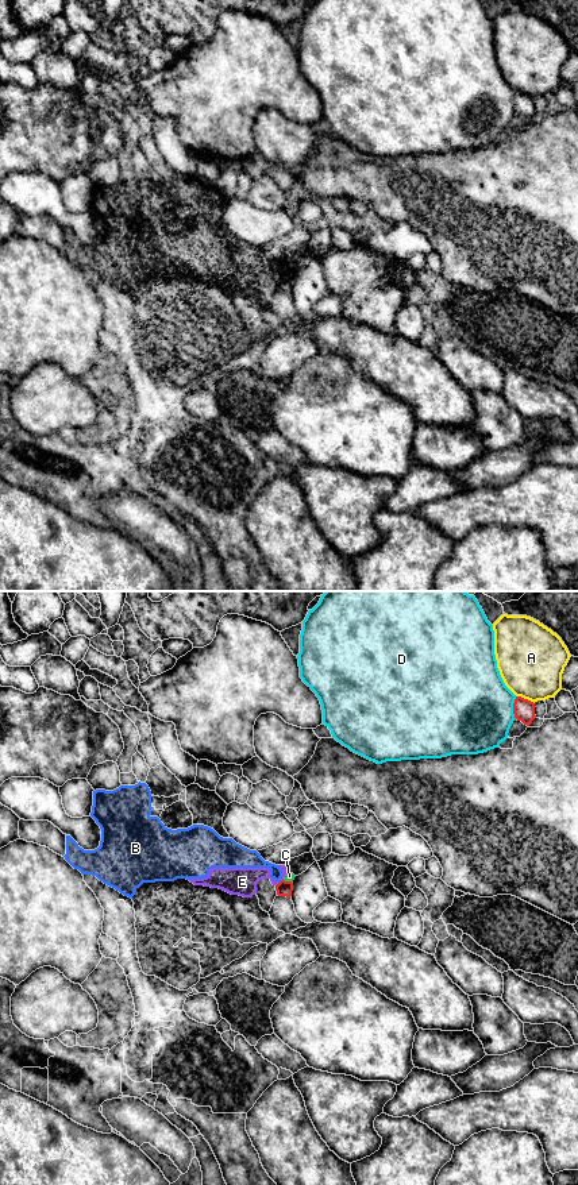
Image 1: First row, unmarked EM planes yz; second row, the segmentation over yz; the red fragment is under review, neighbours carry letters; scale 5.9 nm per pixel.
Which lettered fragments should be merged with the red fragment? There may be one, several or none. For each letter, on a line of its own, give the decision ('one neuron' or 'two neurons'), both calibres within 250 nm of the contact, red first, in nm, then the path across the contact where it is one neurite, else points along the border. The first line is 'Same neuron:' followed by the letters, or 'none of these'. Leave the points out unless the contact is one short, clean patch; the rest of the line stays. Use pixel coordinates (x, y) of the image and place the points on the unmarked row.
Same neuron: none of these
A: two neurons; 130 nm thick on the red side, 400 nm on the other
B: two neurons; 100 nm thick on the red side, 110 nm on the other; border along yz (281, 276), (278, 278)
C: two neurons; 100 nm thick on the red side, 50 nm on the other; border along yz (284, 274), (292, 278)
D: two neurons; 130 nm thick on the red side, 500 nm on the other
E: two neurons; 100 nm thick on the red side, 170 nm on the other; border along yz (278, 278), (276, 281)

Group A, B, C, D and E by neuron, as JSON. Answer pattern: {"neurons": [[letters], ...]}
{"neurons": [["A"], ["B", "C", "E"], ["D"]]}

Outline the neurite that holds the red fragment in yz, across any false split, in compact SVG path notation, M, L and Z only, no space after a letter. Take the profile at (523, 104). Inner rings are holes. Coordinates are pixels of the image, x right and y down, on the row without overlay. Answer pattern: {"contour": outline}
{"contour": "M516 92L513 99L513 109L517 116L521 116L524 120L529 121L536 113L535 99L521 92Z"}

